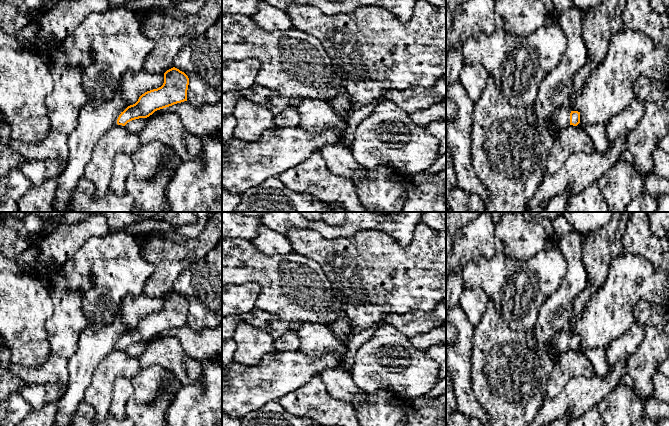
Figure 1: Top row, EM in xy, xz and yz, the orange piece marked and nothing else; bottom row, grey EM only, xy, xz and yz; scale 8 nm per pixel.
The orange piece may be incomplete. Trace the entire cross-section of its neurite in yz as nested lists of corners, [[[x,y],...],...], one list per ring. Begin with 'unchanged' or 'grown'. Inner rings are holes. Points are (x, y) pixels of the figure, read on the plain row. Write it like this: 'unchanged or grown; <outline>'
grown; [[[564,330],[556,338],[553,346],[555,359],[559,360],[561,355],[569,349],[577,350],[580,347],[580,336],[572,335],[569,330]]]

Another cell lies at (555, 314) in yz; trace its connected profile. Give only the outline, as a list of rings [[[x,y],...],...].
[[[573,231],[558,238],[556,244],[564,256],[567,268],[557,291],[541,305],[532,338],[552,345],[564,330],[569,330],[573,316],[573,299],[587,284],[587,272],[582,260],[582,235]]]

